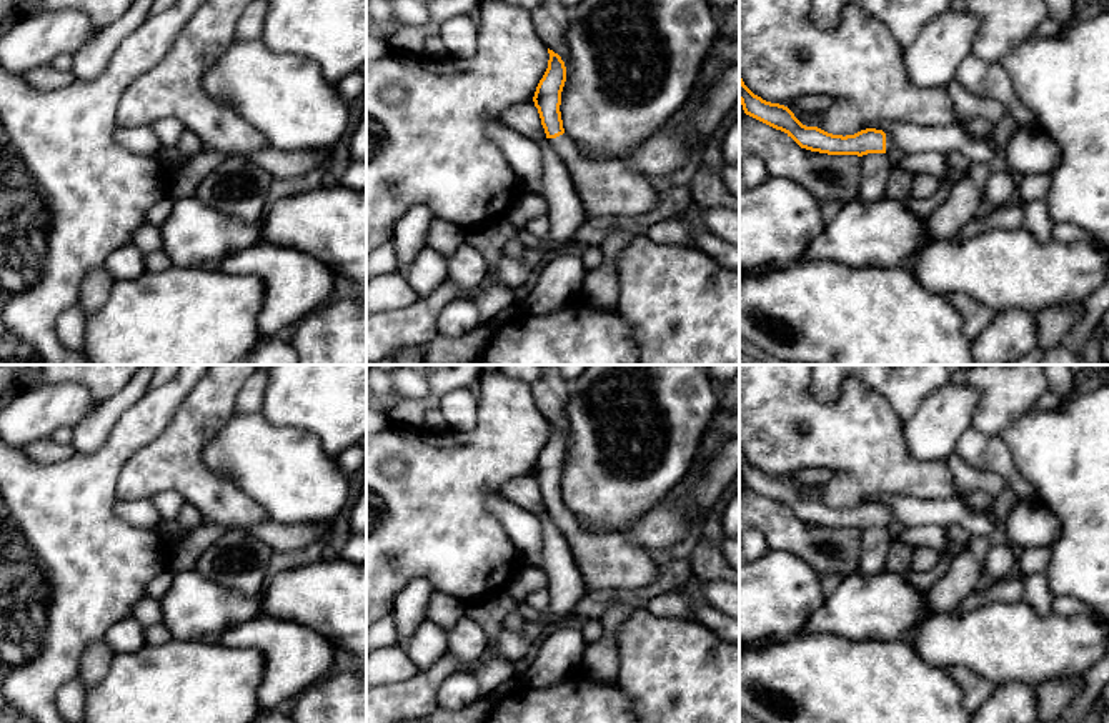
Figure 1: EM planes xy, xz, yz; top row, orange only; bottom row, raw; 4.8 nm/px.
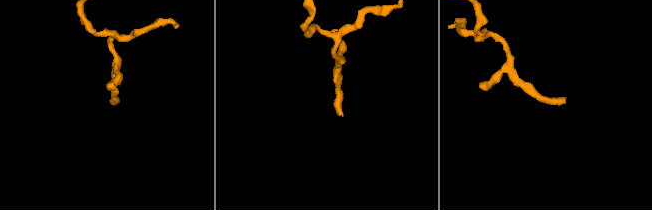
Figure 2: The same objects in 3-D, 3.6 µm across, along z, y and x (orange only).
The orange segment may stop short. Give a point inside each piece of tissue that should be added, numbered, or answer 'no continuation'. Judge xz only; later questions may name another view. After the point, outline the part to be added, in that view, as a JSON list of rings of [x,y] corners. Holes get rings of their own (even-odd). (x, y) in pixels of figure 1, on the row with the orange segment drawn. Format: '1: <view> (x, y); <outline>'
1: xz (605, 187); [[[566,133],[548,142],[564,162],[586,218],[641,217],[661,203],[651,182],[629,168],[624,160],[586,160]]]

